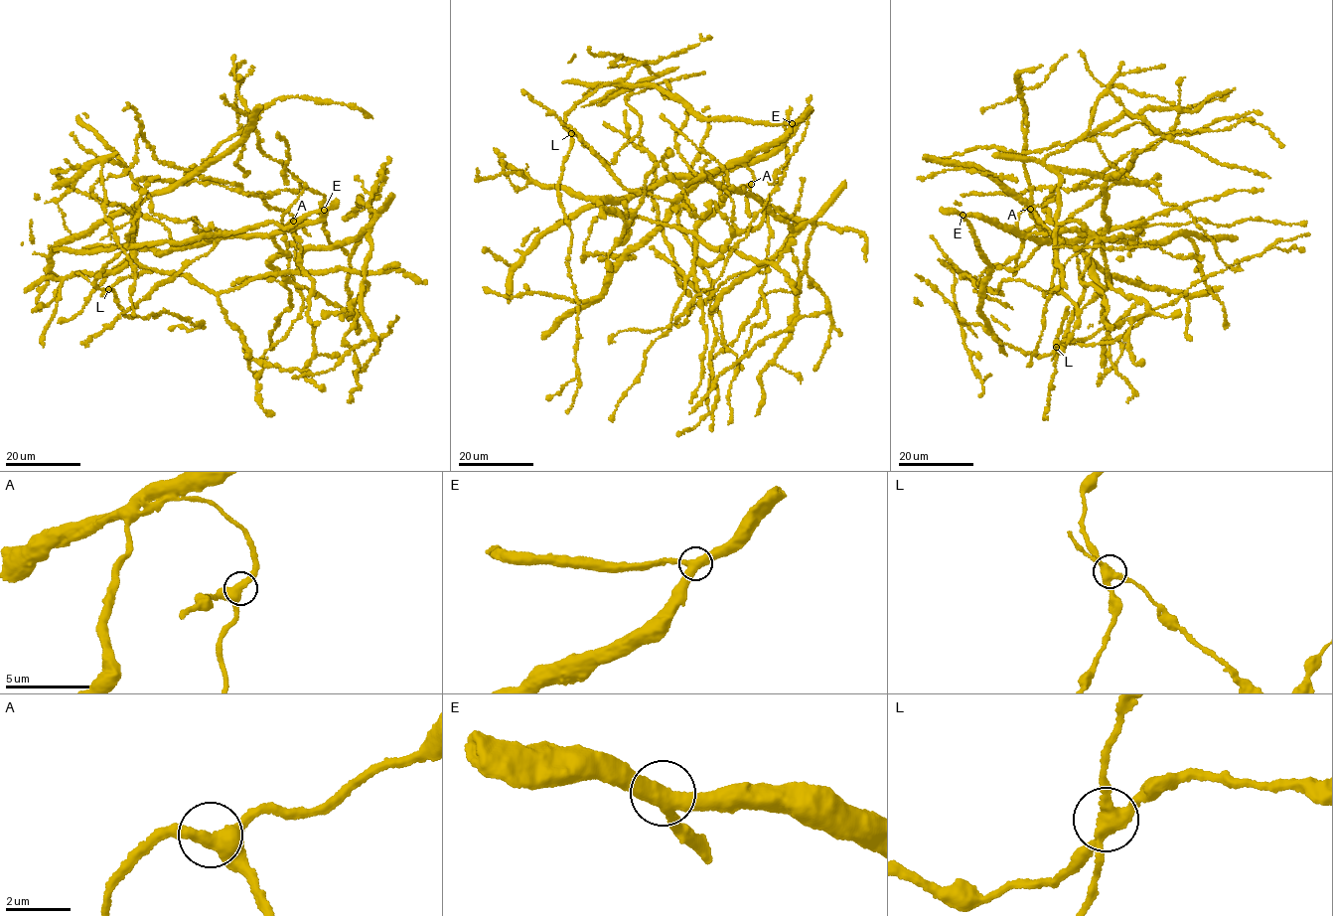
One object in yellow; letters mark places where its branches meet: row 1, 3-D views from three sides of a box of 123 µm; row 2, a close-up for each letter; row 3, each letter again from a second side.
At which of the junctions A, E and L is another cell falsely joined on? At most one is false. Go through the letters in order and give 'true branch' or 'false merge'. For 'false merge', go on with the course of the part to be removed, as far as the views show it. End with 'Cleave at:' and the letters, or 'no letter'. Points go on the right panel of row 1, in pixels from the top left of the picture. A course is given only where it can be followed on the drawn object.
A: true branch
E: true branch
L: false merge | (1056, 347), (1067, 307)
Cleave at: L

